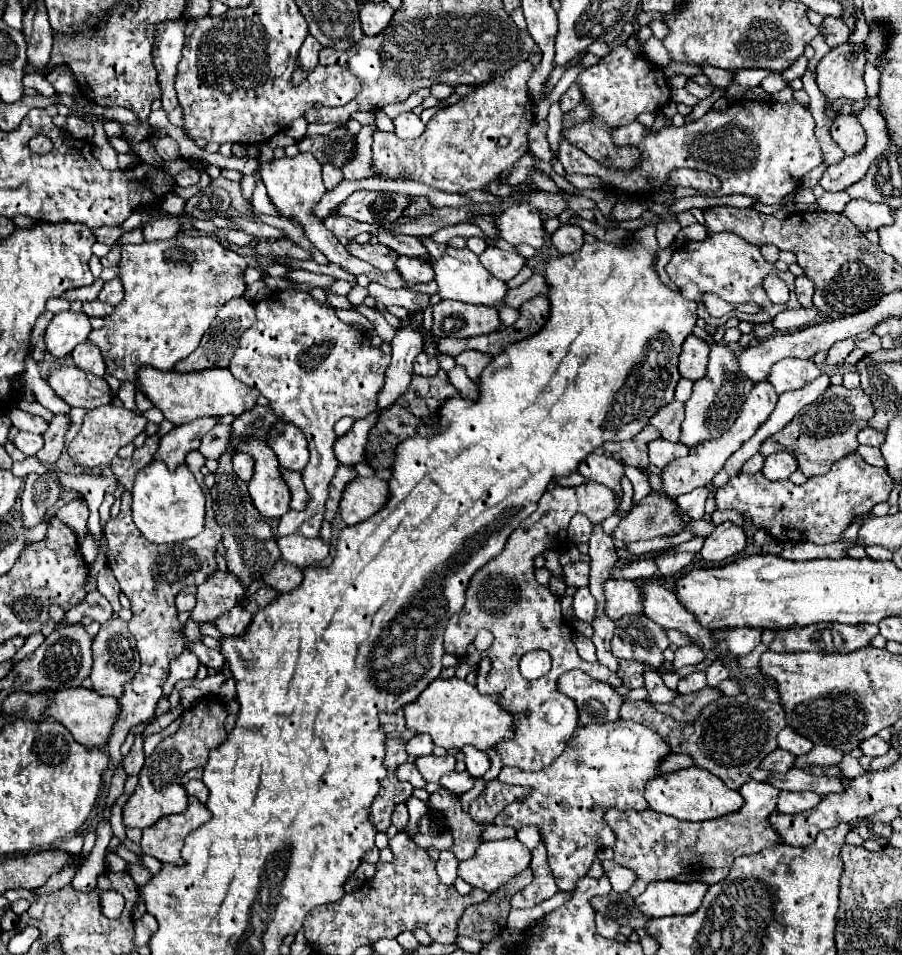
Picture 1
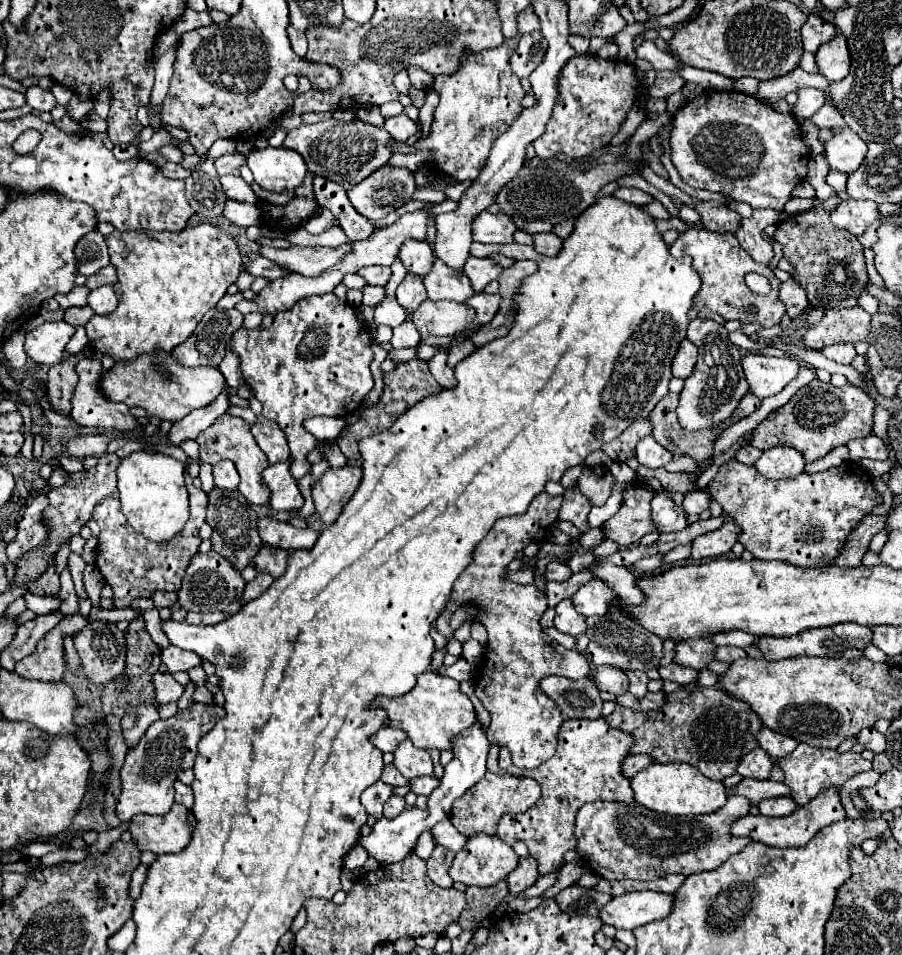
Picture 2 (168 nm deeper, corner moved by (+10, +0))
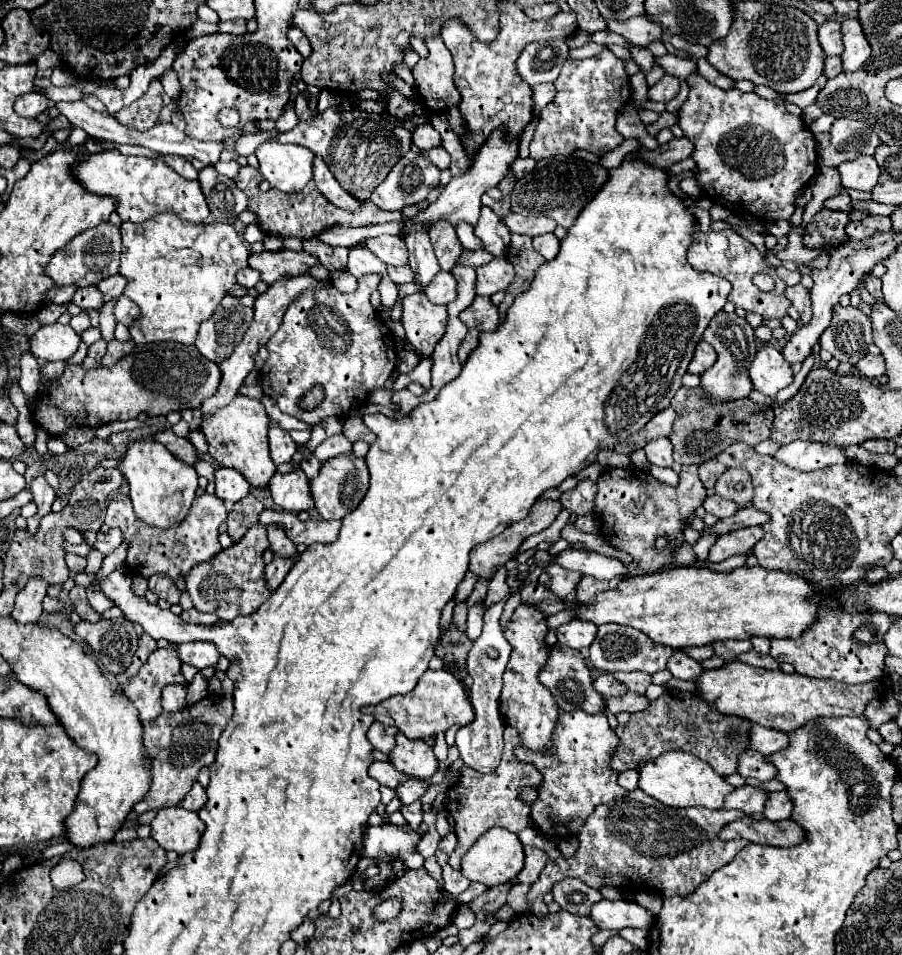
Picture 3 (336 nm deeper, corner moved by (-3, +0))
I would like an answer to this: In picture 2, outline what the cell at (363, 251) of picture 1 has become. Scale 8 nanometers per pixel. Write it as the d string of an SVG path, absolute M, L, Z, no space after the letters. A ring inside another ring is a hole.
M261 246L259 254L271 262L275 262L279 268L287 272L297 272L305 276L317 276L325 268L331 268L335 262L339 262L351 246L339 246L339 248L303 248L293 246L289 250L279 250L273 246Z

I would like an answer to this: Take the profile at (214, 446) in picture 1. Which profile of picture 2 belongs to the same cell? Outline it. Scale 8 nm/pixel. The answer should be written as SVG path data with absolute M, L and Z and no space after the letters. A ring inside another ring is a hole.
M223 414L219 416L213 426L209 426L209 430L203 430L203 434L197 436L197 444L201 450L201 462L219 462L219 460L233 460L241 482L239 482L239 492L247 498L247 502L251 504L267 504L269 502L269 488L265 486L261 472L269 466L265 454L261 454L253 434L251 434L251 424L245 422L243 418L231 416L231 414Z

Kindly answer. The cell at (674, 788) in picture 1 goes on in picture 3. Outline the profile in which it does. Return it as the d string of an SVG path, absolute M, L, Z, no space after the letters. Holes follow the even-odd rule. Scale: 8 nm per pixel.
M666 752L660 758L644 764L640 768L638 786L658 802L672 808L688 808L688 806L704 806L704 808L722 808L726 796L734 786L730 786L722 776L714 772L704 760L686 754L686 752Z

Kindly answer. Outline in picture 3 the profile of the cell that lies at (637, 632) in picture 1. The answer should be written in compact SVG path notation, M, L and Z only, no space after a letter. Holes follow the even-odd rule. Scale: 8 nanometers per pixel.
M602 624L602 626L598 626L596 640L590 646L590 660L592 660L594 668L604 670L604 672L642 670L642 672L654 674L654 672L666 668L666 662L672 656L672 652L674 650L670 646L654 642L642 630L636 630L636 628L630 628L630 626L622 626L622 624Z

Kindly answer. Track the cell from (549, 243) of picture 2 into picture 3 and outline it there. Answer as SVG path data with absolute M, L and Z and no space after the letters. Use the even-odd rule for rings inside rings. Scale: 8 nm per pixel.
M542 234L534 238L534 248L544 254L546 260L554 260L560 252L560 240L554 234Z

